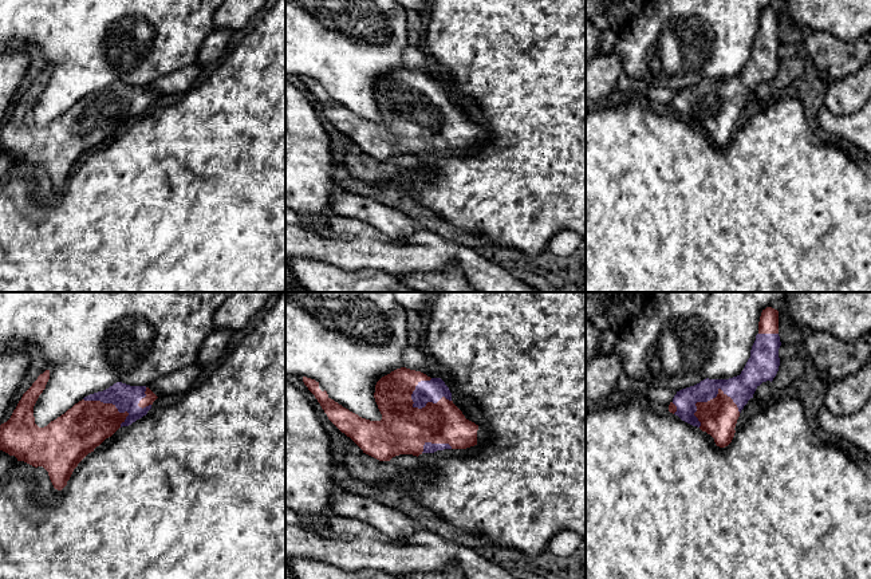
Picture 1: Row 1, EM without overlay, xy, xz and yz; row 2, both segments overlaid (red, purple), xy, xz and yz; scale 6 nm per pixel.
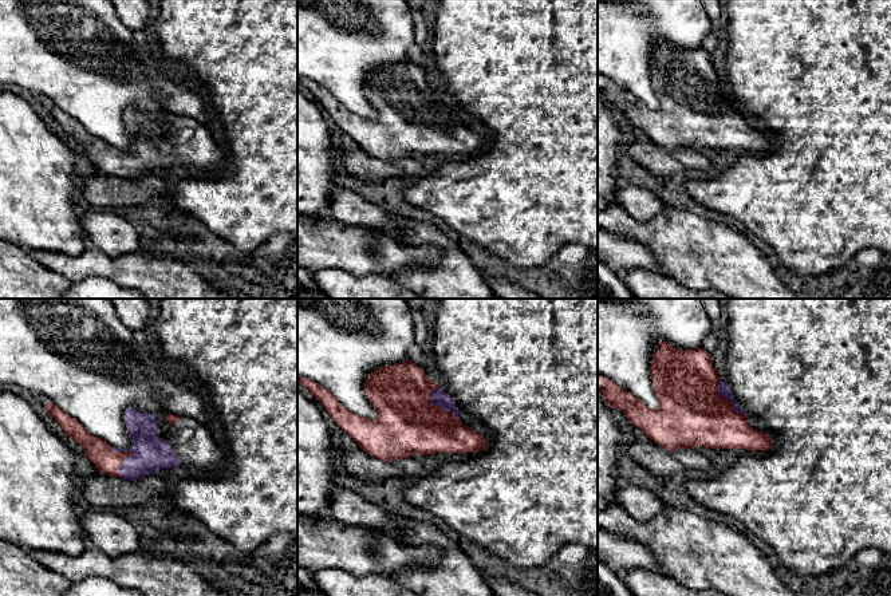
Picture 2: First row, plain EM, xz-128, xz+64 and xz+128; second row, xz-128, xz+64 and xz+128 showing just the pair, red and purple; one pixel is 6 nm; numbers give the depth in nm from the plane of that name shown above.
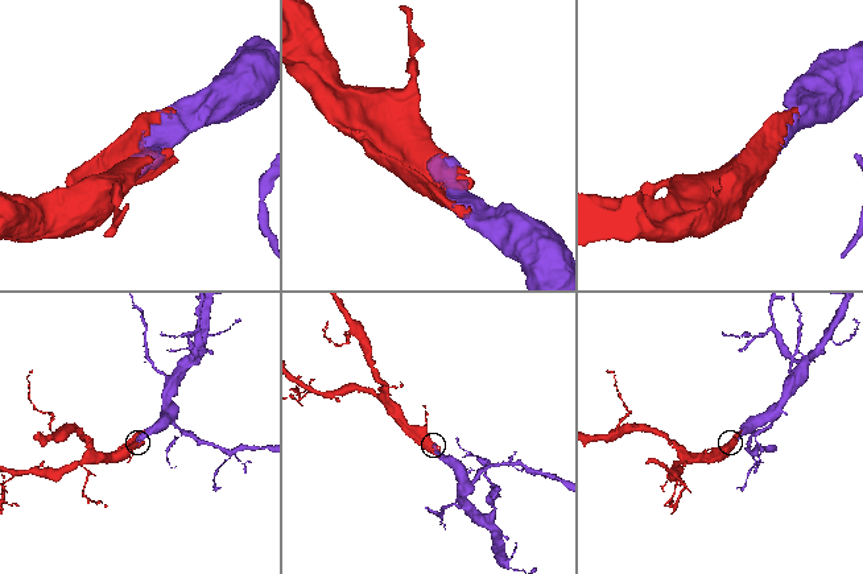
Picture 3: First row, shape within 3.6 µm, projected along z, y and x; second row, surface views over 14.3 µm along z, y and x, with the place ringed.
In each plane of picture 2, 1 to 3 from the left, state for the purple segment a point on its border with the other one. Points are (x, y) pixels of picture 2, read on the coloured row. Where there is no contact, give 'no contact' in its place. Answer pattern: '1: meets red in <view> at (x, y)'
1: meets red in xz-128 at (130, 454)
2: meets red in xz+64 at (438, 406)
3: meets red in xz+128 at (726, 399)

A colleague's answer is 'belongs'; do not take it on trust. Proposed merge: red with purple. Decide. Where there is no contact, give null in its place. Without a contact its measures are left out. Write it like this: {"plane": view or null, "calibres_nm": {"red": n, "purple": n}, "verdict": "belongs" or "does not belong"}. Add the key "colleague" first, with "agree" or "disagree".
{"colleague": "agree", "plane": "yz", "calibres_nm": {"red": 220, "purple": 160}, "verdict": "belongs"}

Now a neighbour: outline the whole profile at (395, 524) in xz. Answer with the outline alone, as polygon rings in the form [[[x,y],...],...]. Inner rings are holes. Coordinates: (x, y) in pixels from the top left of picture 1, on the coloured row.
[[[336,489],[332,493],[330,511],[332,515],[358,519],[371,524],[391,539],[406,539],[417,529],[414,520],[403,512],[343,489]]]

